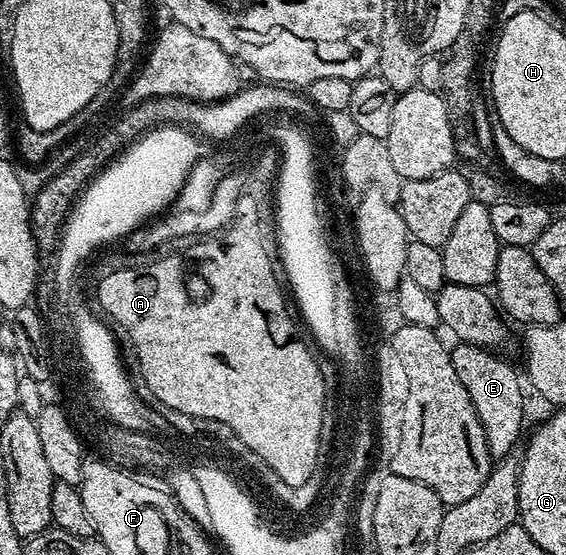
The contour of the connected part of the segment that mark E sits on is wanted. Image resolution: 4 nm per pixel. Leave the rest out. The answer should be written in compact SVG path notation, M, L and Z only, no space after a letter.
M456 343L451 346L452 362L458 380L466 387L470 395L470 403L478 415L478 423L482 425L485 441L488 444L488 455L493 459L504 459L520 437L524 429L524 389L520 386L520 377L516 369L504 357L499 357L499 352L491 349L484 349L480 345L466 345Z

